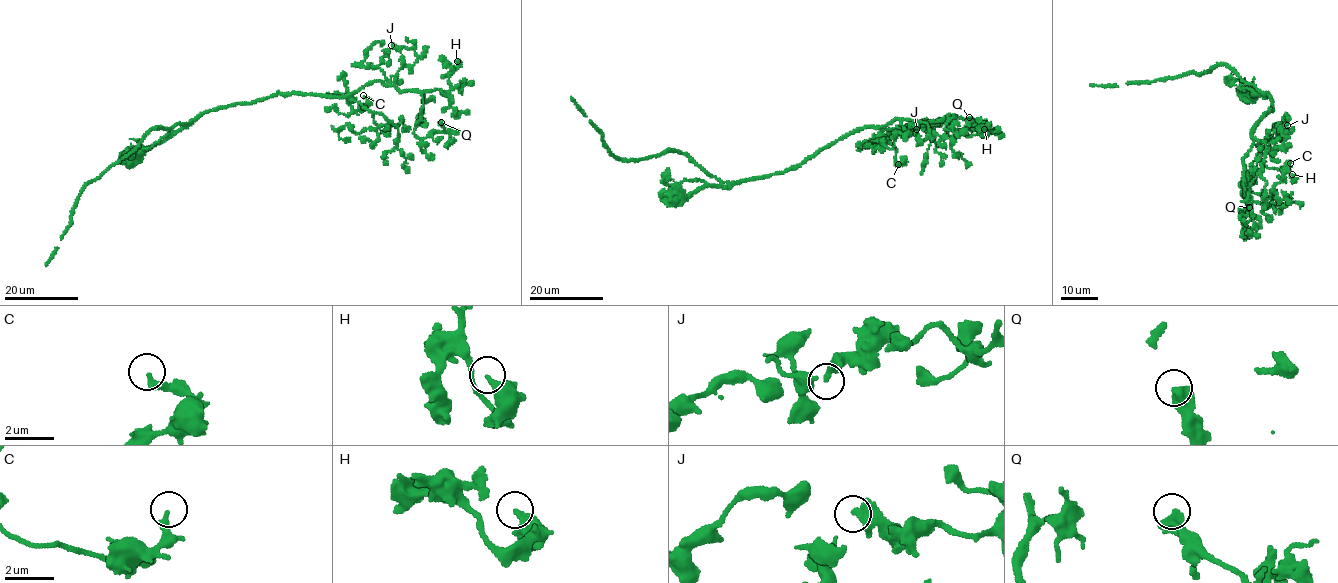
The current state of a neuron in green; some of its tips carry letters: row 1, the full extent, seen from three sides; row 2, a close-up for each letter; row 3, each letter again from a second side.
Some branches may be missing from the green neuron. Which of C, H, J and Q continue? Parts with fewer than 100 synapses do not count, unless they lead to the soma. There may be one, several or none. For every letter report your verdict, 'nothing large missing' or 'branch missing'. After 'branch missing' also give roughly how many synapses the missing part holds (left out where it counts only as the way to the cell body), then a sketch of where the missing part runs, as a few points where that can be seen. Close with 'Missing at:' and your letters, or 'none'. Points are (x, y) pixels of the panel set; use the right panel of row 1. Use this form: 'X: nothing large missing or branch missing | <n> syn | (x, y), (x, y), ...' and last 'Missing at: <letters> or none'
C: nothing large missing
H: nothing large missing
J: nothing large missing
Q: nothing large missing
Missing at: none

